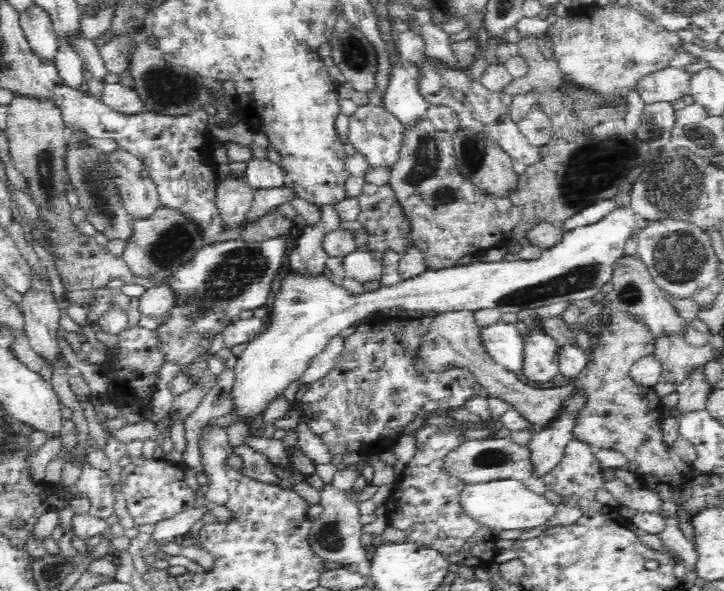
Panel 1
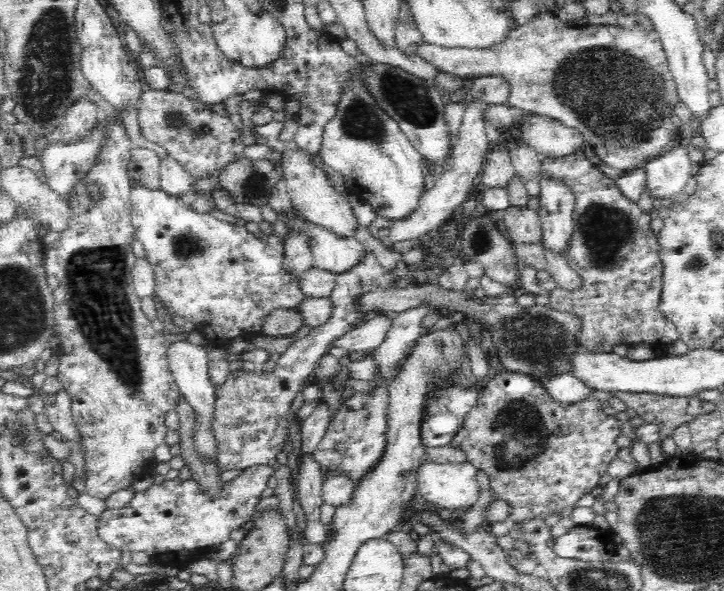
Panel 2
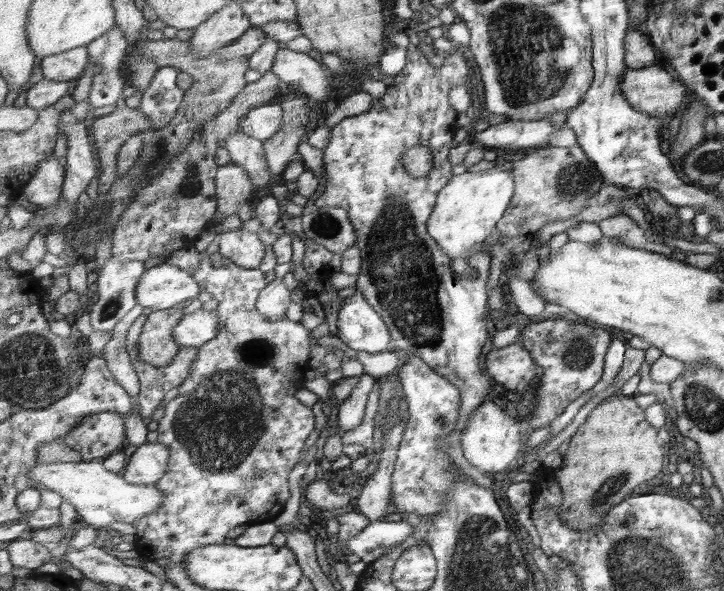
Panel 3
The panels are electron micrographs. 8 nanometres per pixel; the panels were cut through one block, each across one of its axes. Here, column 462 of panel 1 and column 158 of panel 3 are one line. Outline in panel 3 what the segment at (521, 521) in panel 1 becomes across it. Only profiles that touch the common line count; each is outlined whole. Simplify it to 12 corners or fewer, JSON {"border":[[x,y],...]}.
{"border":[[103,460],[45,464],[28,477],[61,494],[95,529],[161,509],[157,485]]}

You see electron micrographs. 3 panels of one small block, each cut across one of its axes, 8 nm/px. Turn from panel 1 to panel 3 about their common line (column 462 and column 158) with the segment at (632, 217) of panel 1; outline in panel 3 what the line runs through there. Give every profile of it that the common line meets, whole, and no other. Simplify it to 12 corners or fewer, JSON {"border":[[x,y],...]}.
{"border":[[179,266],[145,271],[136,290],[148,312],[194,299],[202,286]]}

